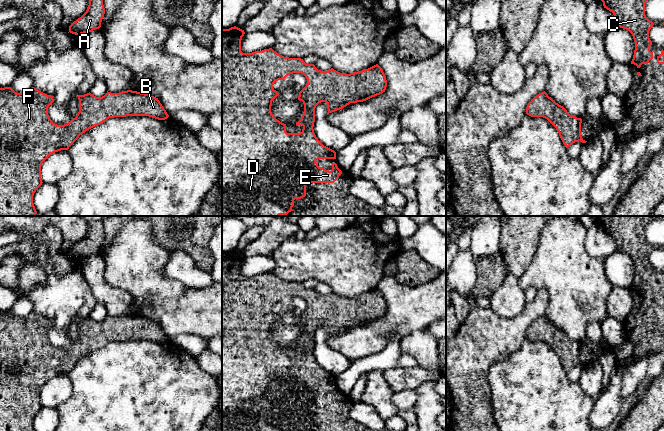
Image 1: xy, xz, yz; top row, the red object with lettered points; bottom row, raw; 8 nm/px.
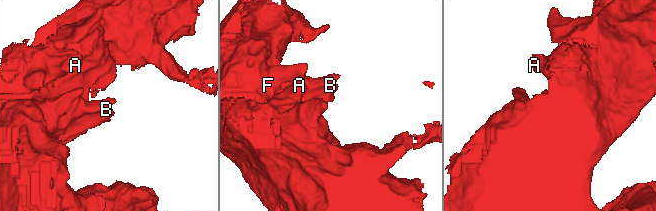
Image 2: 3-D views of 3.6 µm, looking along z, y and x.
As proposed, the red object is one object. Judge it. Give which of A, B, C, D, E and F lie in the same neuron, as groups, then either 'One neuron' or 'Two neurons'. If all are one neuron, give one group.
Groups: A B C D E F. One neuron

